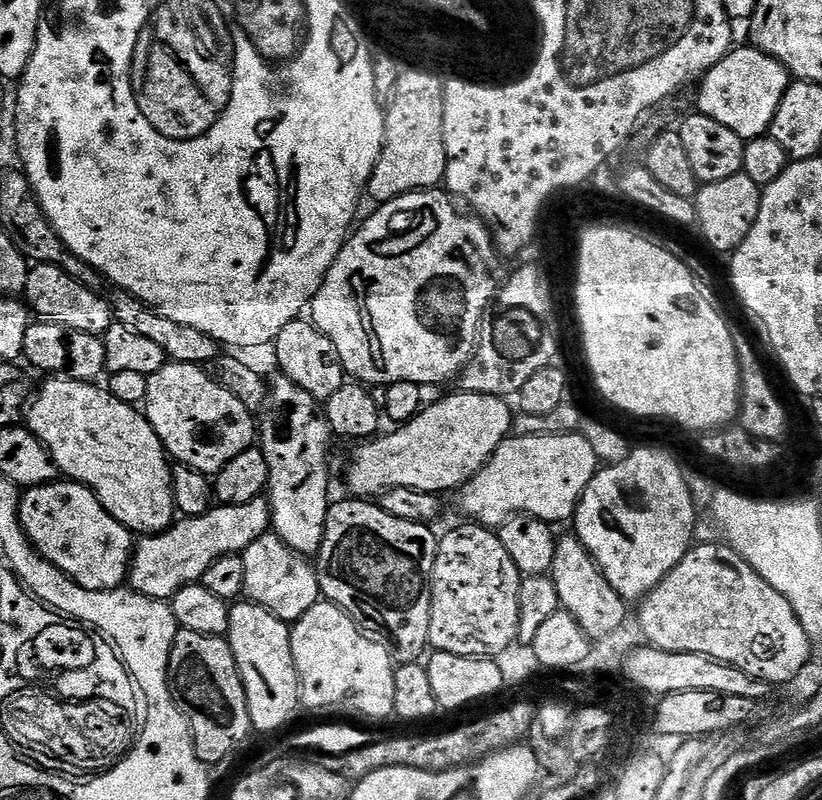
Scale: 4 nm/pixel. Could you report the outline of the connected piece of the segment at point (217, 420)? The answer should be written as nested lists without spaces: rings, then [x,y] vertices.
[[[166,362],[148,377],[148,393],[142,408],[164,444],[165,453],[177,465],[215,474],[230,458],[238,458],[238,454],[253,447],[258,424],[253,409],[247,408],[219,379],[208,377],[204,371],[198,364]]]

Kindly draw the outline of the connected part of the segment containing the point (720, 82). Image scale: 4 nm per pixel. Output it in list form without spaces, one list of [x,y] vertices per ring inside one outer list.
[[[736,46],[704,73],[699,81],[700,93],[696,96],[695,107],[704,116],[722,122],[722,126],[730,126],[730,130],[734,130],[744,141],[755,140],[771,129],[772,119],[789,83],[788,69],[773,56],[766,55],[759,48]]]

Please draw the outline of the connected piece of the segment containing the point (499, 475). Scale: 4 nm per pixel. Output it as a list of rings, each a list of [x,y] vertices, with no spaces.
[[[547,432],[541,436],[509,435],[497,446],[492,459],[463,485],[465,517],[493,530],[499,529],[504,521],[517,514],[527,514],[555,525],[556,520],[571,521],[576,514],[586,486],[596,477],[598,461],[594,446],[578,432]]]

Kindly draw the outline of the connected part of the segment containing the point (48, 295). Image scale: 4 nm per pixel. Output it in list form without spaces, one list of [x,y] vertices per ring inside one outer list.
[[[33,263],[28,269],[26,286],[22,293],[29,309],[37,317],[57,320],[59,324],[68,324],[71,328],[81,328],[97,334],[107,333],[114,323],[114,313],[109,297],[95,288],[87,288],[78,282],[64,268],[56,264]]]

